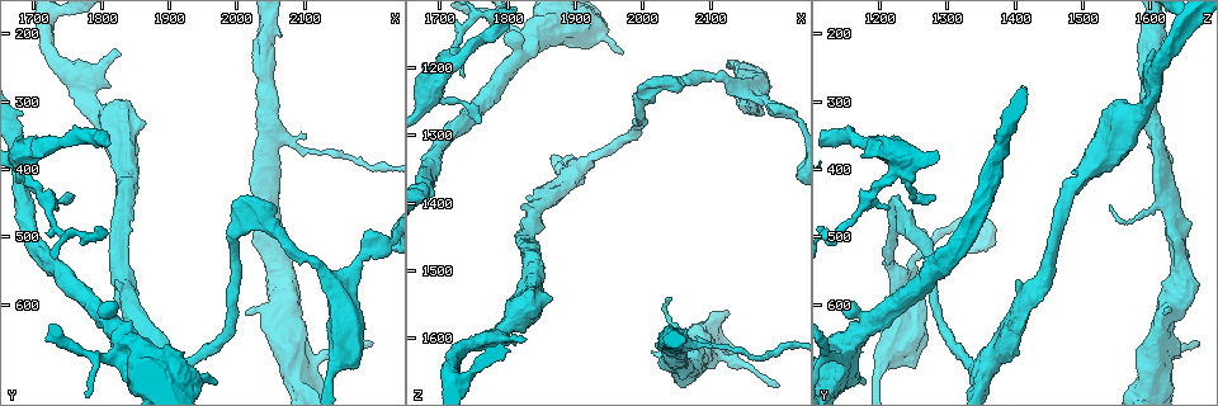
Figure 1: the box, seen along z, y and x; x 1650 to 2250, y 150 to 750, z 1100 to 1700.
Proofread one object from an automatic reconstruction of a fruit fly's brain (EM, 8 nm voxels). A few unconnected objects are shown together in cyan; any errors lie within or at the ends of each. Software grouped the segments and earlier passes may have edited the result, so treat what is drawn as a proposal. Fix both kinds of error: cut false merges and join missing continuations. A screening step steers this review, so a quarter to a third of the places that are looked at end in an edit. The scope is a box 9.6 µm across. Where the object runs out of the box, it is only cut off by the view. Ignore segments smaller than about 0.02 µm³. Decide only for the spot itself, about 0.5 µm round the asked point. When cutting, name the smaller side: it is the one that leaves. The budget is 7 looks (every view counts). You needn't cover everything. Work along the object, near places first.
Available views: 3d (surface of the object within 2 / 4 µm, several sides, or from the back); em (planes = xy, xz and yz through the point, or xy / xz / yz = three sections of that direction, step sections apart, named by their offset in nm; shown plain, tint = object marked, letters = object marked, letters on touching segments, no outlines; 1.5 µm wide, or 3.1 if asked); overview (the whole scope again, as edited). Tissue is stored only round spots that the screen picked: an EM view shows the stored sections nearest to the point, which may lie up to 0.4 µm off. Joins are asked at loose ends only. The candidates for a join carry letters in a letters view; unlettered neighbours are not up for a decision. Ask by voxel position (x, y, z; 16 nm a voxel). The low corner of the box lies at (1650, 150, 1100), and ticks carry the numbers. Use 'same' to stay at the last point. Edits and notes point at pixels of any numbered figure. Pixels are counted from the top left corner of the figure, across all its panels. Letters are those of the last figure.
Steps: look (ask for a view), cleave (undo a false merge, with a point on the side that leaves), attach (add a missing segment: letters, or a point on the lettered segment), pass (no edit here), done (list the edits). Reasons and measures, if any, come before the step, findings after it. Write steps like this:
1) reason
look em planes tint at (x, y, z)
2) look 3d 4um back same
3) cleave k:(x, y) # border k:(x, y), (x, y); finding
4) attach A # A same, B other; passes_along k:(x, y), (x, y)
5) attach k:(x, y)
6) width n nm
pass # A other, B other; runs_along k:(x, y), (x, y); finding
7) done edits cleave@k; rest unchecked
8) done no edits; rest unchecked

an open end
look em planes plain at (1820, 565, 1405)

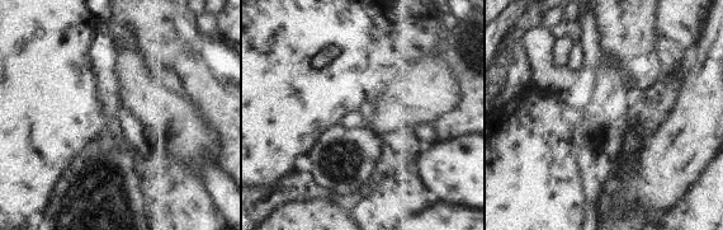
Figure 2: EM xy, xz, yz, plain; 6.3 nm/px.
look em planes letters same

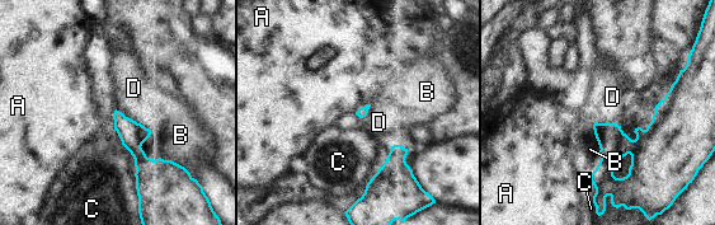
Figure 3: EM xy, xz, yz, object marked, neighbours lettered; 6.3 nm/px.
longest_contact C 340 nm
pass # A other, B other, C other, D other; border 3:(370, 103), (366, 103), (354, 112); no lettered segment goes on from it

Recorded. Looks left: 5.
free end
look em xy step 8 letters at (2010, 615, 1620)

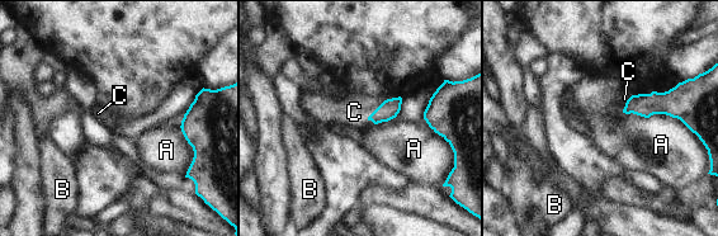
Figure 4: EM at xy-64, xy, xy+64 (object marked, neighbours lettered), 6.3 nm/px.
attach C # A other, B other, C same; passes_along 4:(388, 109), (376, 109), (354, 112); the neuron continues

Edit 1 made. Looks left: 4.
done edits attach@4; rest unchecked

